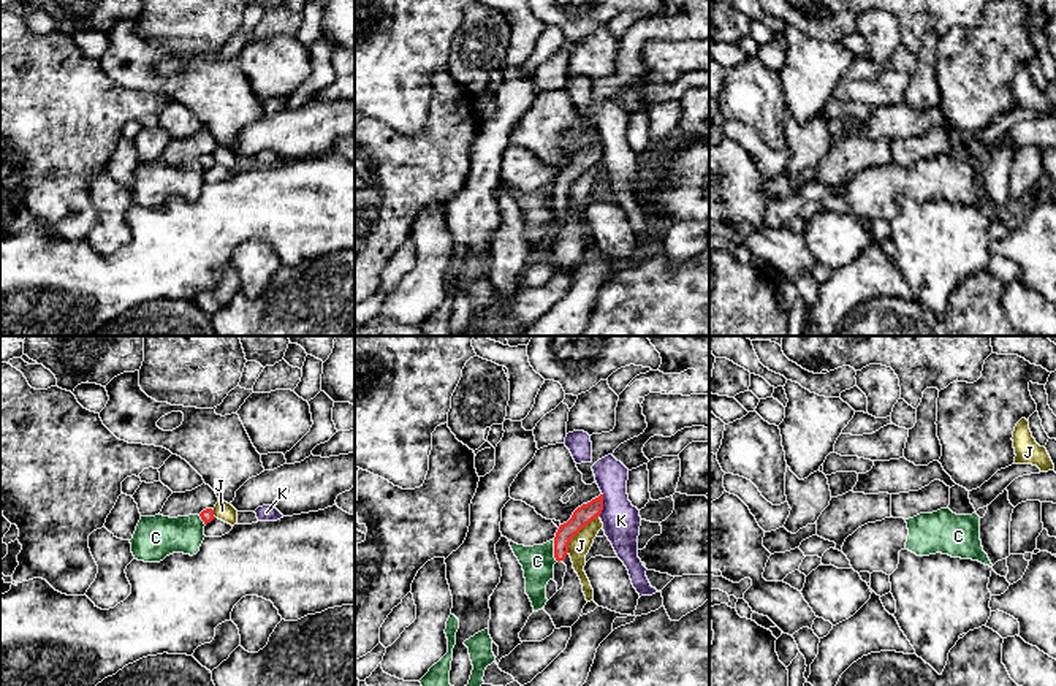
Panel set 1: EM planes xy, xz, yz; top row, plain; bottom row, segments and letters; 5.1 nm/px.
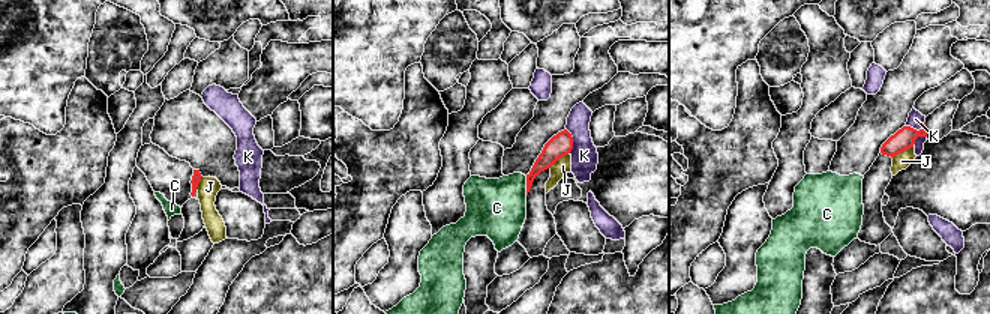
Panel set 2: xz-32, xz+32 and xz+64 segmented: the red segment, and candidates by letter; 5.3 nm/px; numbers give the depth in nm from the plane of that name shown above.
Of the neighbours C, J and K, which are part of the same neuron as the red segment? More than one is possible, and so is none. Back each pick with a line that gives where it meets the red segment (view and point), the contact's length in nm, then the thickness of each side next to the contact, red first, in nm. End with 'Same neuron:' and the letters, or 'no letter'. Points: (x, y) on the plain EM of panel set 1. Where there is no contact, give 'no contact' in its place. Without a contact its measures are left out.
Same neuron: no letter

